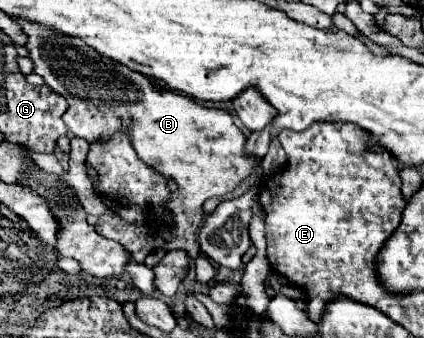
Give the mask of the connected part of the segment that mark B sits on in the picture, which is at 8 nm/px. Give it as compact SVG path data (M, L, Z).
M31 24L31 40L25 48L33 58L35 72L45 78L45 84L51 90L65 96L69 108L63 114L63 122L67 122L67 128L75 136L91 144L97 138L107 138L119 128L129 126L133 130L131 144L139 158L159 170L165 178L173 178L179 186L165 206L175 214L173 226L155 219L136 225L119 216L101 216L95 228L131 250L133 260L141 264L151 250L161 248L187 250L191 258L197 258L201 250L195 242L195 230L201 222L201 204L213 196L233 192L259 164L257 156L247 154L247 136L233 122L233 116L227 110L207 108L185 96L167 92L147 76L99 56L79 38L39 28L37 24Z

